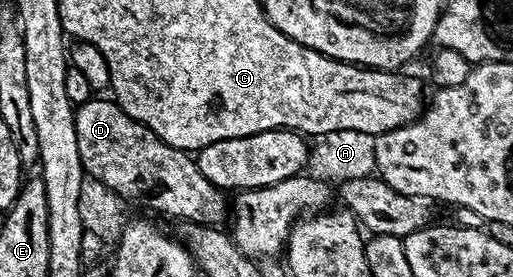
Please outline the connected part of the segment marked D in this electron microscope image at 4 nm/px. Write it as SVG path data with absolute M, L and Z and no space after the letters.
M91 99L85 101L80 106L77 106L74 111L74 122L76 123L76 143L80 146L80 159L82 160L82 168L87 174L95 177L100 183L106 184L112 192L114 192L122 201L131 203L135 201L138 205L143 205L146 209L155 209L158 213L163 213L166 217L182 217L183 222L196 221L200 225L212 225L215 227L223 224L222 220L227 220L228 217L228 201L225 201L223 190L218 189L212 183L208 183L208 179L204 179L204 175L200 175L200 167L197 160L187 150L177 149L172 147L168 143L164 143L153 133L148 127L144 127L144 123L140 123L136 119L132 119L125 113L124 110L119 107L117 101L113 99L107 99L107 101L97 101L97 99Z

